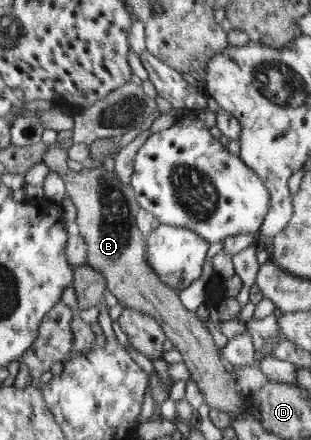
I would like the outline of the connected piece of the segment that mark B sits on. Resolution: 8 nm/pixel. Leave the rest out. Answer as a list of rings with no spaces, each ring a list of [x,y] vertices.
[[[88,164],[78,172],[68,171],[68,174],[63,176],[63,182],[67,190],[66,195],[76,206],[76,222],[87,246],[87,264],[104,275],[107,282],[107,291],[112,293],[124,307],[142,311],[156,319],[156,322],[166,333],[166,338],[171,340],[173,346],[181,352],[183,363],[188,367],[191,378],[198,384],[200,392],[204,394],[205,404],[210,409],[230,413],[232,420],[246,412],[247,407],[244,404],[248,404],[248,402],[238,395],[234,376],[226,371],[206,323],[203,323],[195,312],[188,311],[182,305],[179,292],[163,283],[156,271],[153,271],[151,264],[147,262],[146,236],[137,227],[137,212],[140,206],[136,200],[134,187],[130,183],[123,184],[114,171],[108,171],[102,167],[96,169]]]

